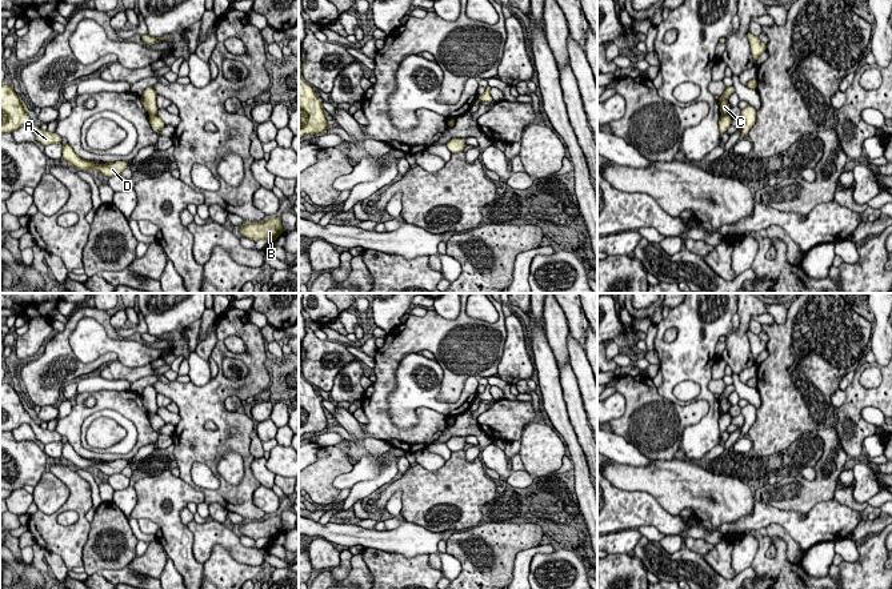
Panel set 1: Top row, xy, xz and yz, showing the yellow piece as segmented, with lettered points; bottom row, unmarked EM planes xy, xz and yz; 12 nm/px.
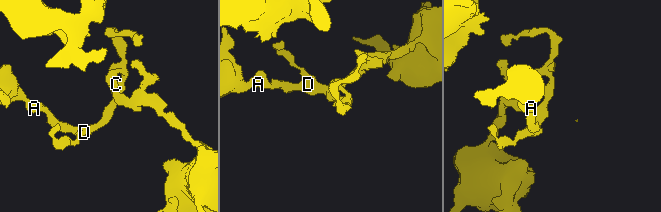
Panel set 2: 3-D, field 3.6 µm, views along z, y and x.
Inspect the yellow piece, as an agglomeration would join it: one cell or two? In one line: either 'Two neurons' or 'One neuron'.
Two neurons

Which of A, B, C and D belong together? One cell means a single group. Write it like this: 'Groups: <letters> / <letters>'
Groups: A C D / B

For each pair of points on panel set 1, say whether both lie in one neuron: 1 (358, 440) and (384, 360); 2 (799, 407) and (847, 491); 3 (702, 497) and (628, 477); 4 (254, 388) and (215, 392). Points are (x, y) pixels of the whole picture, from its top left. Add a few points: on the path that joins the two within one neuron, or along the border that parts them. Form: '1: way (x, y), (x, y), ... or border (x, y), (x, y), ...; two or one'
1: border (363, 431), (366, 436); two
2: border (844, 469), (839, 476), (839, 485), (832, 497); two
3: way (683, 484), (662, 479), (647, 479); one
4: way (244, 384), (224, 387); one

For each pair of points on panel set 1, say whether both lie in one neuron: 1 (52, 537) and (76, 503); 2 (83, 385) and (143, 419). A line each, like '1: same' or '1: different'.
1: same
2: different

